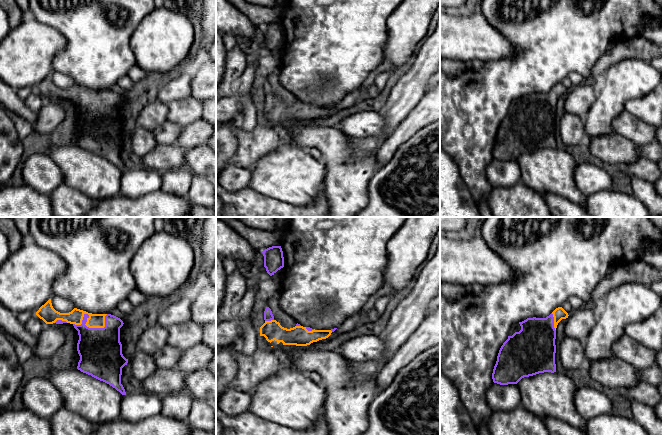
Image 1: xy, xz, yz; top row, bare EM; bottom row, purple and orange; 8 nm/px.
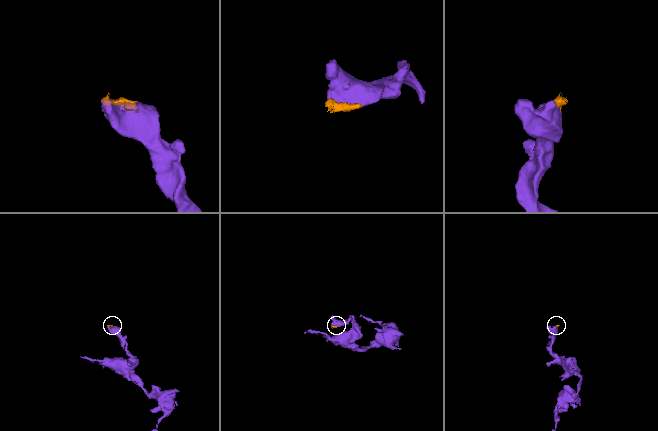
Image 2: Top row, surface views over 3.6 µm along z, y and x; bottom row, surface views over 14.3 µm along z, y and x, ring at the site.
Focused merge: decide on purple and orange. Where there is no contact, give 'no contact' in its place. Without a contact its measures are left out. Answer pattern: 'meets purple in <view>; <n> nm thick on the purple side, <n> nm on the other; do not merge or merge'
meets purple in xy; 340 nm thick on the purple side, 110 nm on the other; merge

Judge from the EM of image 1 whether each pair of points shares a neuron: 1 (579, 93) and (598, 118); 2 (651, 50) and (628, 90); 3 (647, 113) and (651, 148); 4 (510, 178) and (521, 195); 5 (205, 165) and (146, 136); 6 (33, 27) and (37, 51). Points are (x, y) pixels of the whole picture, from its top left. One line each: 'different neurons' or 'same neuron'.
1: different neurons
2: different neurons
3: different neurons
4: different neurons
5: same neuron
6: same neuron

